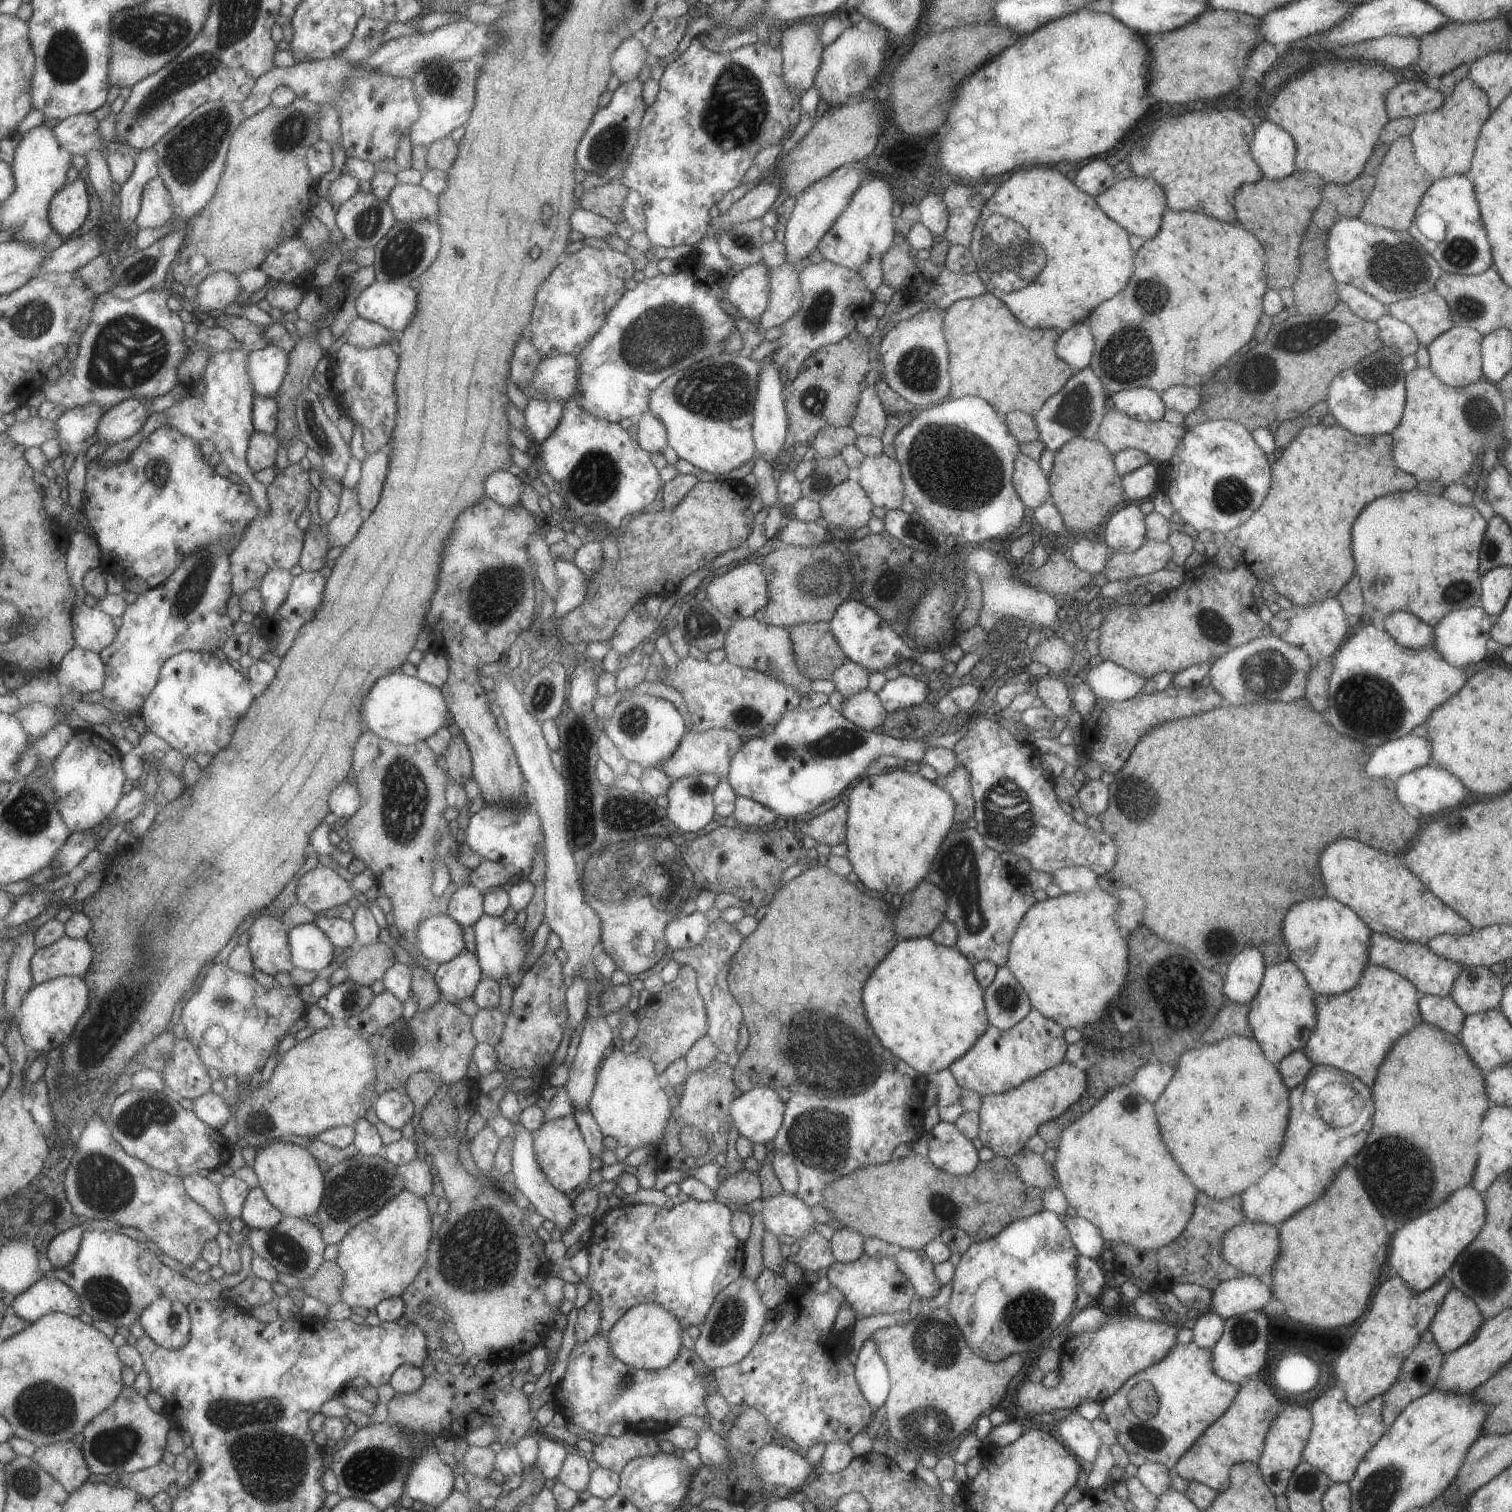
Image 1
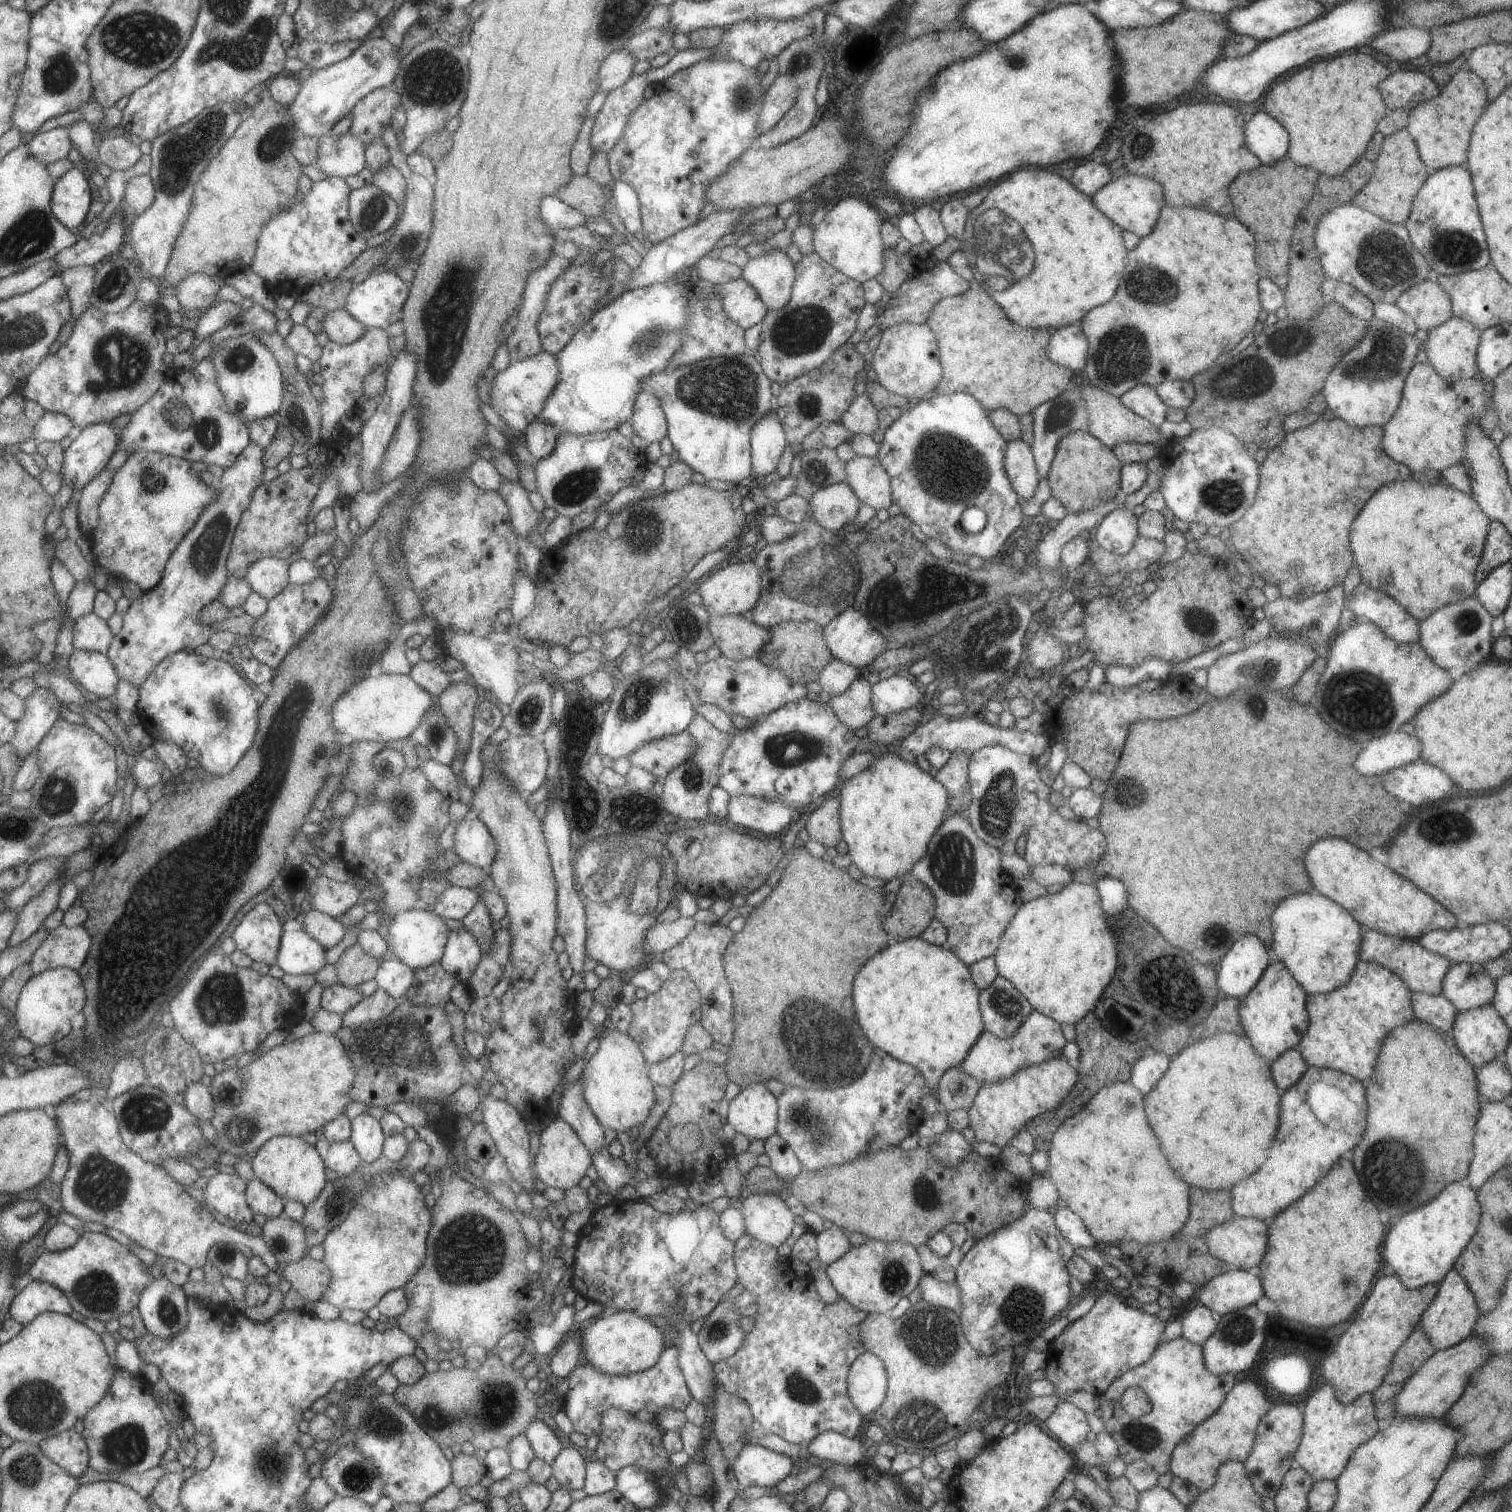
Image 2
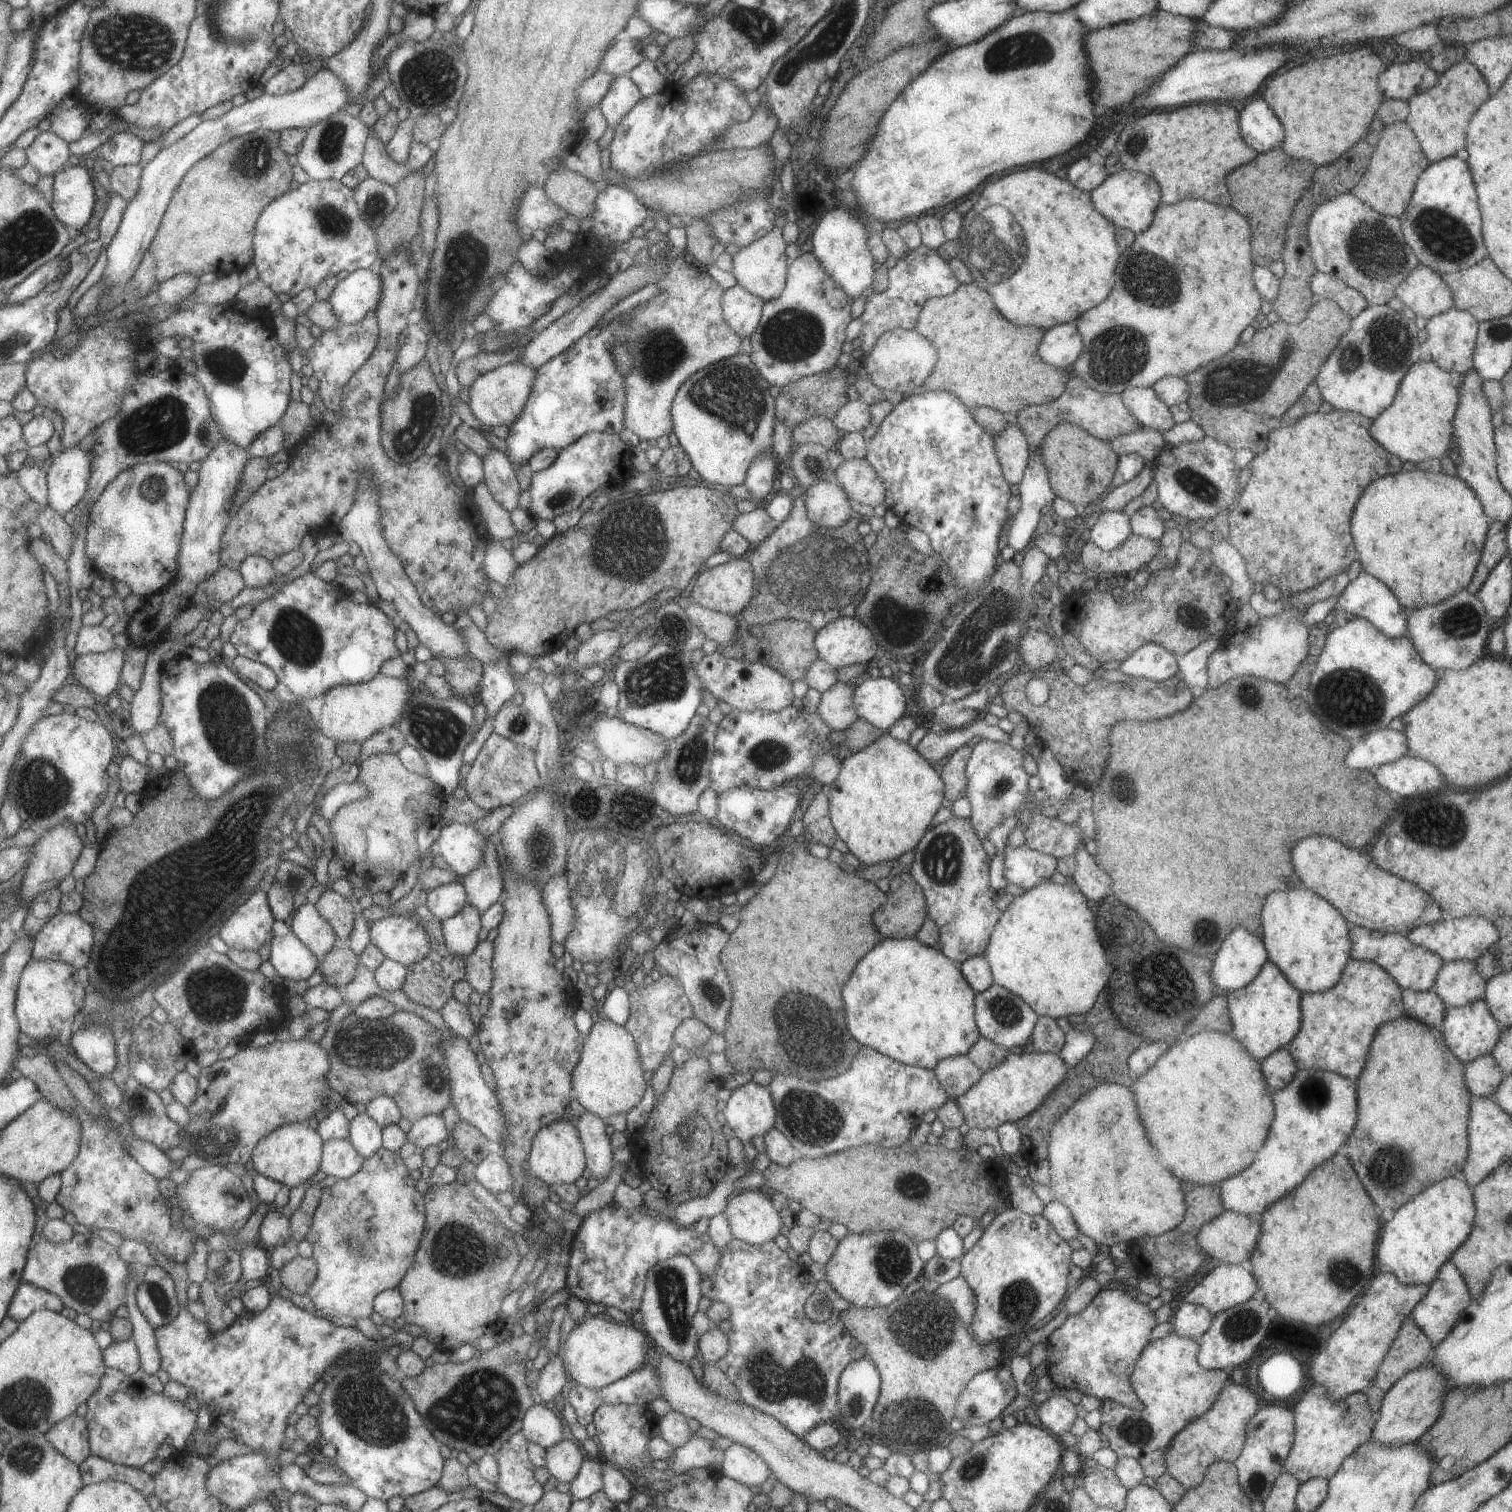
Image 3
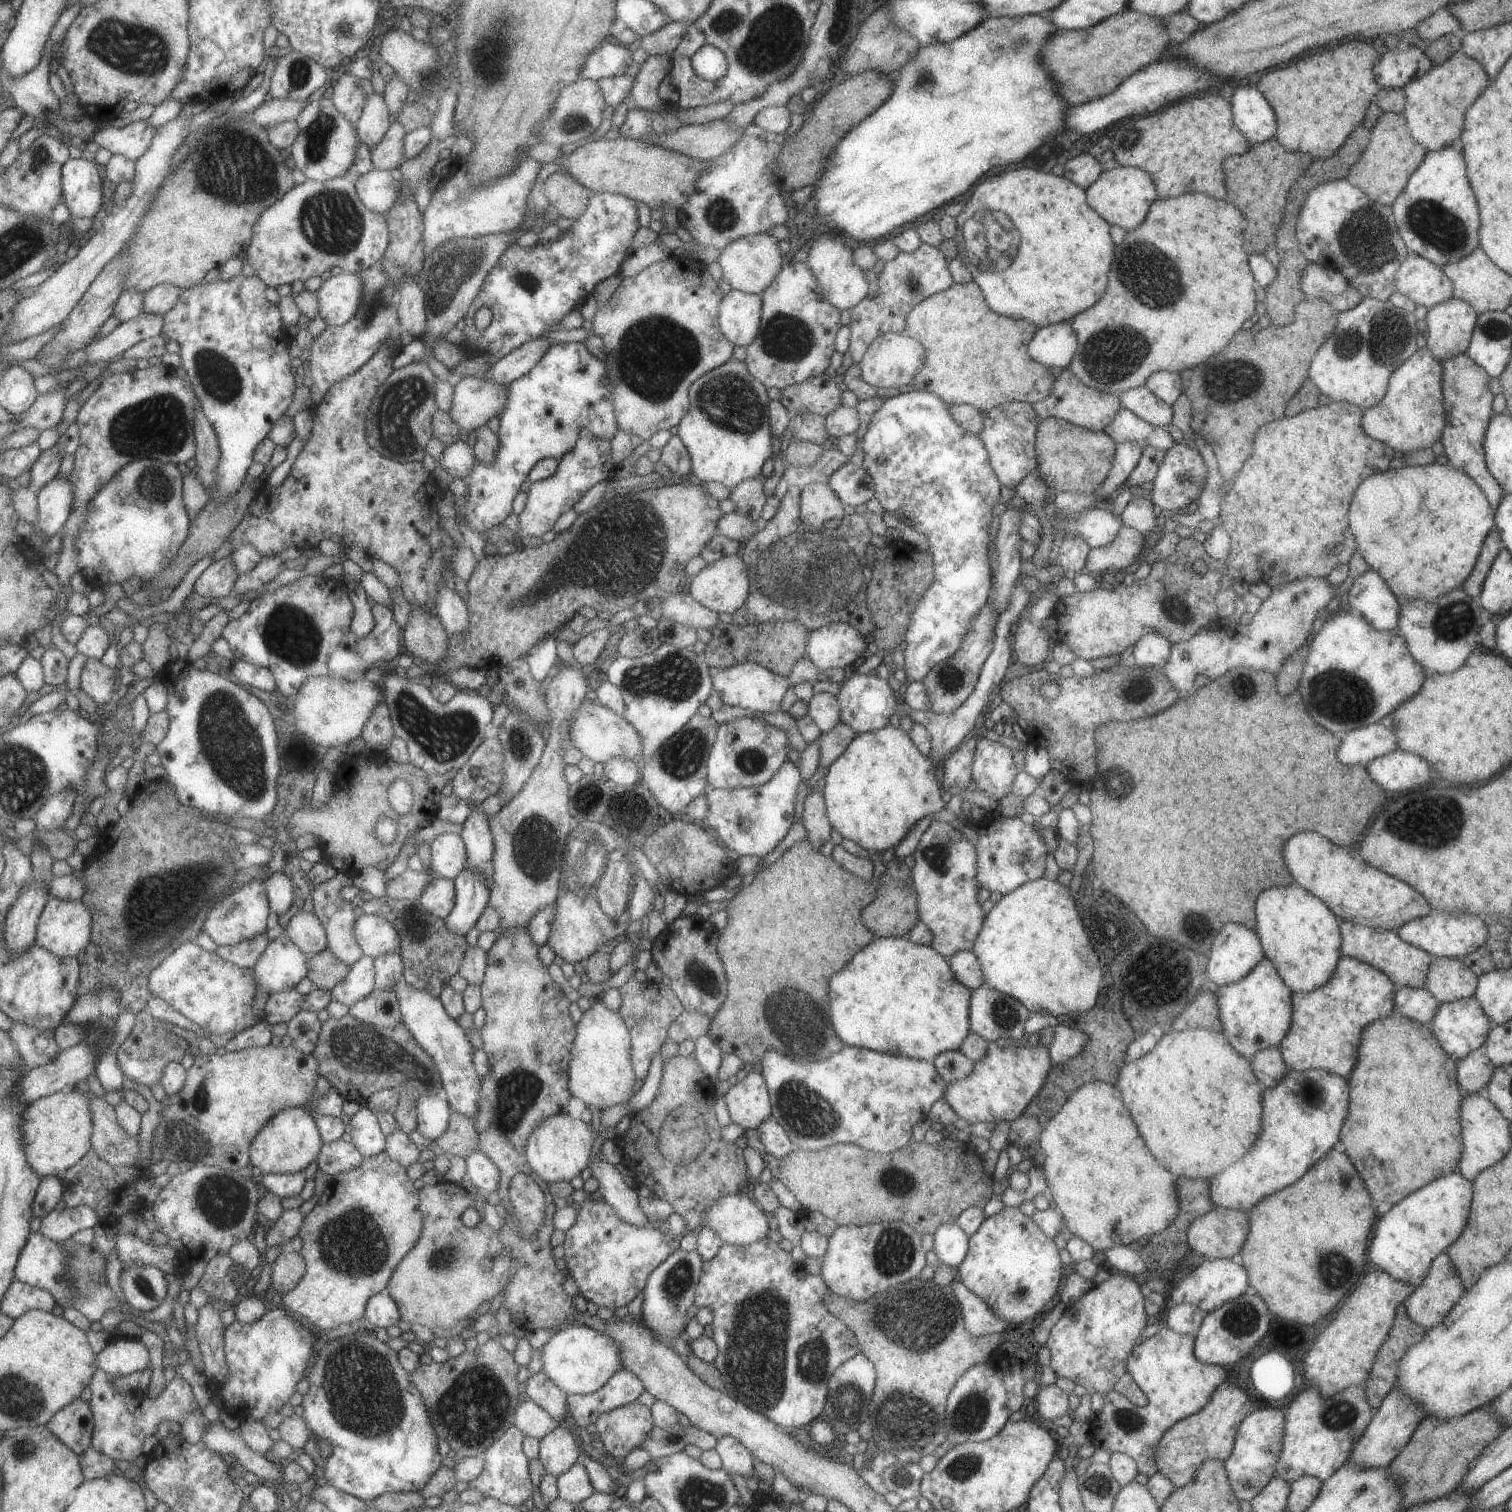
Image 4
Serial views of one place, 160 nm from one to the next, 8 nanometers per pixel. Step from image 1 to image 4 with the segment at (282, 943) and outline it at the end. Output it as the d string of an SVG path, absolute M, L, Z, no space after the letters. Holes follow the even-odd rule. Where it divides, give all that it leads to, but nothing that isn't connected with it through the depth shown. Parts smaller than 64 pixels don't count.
M259 877L249 880L239 888L233 888L219 899L209 910L202 930L219 945L237 945L245 940L252 940L267 932L267 920L271 916L270 902L265 881Z

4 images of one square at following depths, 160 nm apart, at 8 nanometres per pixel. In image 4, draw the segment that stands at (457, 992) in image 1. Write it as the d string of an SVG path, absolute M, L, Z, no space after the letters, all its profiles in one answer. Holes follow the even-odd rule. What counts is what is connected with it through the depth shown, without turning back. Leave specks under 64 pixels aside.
M467 866L452 882L455 901L451 913L444 919L445 926L447 930L451 928L453 934L464 936L488 905L490 890L487 890L487 882Z

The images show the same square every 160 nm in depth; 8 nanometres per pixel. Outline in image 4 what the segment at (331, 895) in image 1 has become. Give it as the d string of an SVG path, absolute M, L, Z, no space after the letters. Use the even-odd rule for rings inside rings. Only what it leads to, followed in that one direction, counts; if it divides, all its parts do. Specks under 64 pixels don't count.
M337 871L336 874L326 882L317 884L311 890L311 900L313 902L314 916L319 920L319 923L323 926L326 935L326 949L343 964L351 966L357 962L362 956L362 952L353 938L353 922L355 922L355 914L353 914L353 907L350 902L343 900L339 891L342 887L352 885L352 877L349 874L345 874L342 871Z

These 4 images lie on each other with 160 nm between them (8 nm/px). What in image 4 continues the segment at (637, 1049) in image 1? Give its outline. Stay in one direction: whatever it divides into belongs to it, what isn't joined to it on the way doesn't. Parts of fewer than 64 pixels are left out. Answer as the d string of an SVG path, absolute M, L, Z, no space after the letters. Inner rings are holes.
M631 977L619 988L621 1006L617 1010L618 1016L623 1020L629 1032L630 1064L633 1074L637 1080L643 1081L647 1076L653 1053L660 1050L661 1045L666 1041L667 1028L669 1024L684 1010L667 983L656 984L653 982L637 982Z

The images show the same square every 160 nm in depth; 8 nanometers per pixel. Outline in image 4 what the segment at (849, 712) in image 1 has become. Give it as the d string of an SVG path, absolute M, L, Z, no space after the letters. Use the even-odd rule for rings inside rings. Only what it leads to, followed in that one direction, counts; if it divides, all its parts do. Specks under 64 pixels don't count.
M814 693L807 703L807 713L821 733L829 732L840 723L840 707L835 695Z

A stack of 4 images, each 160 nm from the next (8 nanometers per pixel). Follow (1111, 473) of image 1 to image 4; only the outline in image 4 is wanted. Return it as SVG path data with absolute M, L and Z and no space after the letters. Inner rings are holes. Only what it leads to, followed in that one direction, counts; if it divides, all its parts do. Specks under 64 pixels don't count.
M1051 417L1041 419L1036 427L1034 441L1036 471L1050 495L1059 492L1094 493L1109 473L1115 444L1104 431L1089 431Z

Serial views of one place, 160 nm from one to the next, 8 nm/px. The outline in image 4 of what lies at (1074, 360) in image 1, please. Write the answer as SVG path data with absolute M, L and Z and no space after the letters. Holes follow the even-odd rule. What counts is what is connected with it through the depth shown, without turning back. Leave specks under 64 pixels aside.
M1070 321L1036 328L1026 350L1031 360L1047 368L1068 369L1077 350L1076 337Z

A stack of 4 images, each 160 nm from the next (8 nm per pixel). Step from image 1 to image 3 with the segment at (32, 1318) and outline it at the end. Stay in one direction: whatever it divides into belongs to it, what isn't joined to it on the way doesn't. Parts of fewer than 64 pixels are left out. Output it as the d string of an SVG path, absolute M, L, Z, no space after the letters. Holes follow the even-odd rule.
M23 1281L10 1306L8 1316L23 1322L39 1309L51 1309L58 1313L67 1307L60 1296L40 1286Z

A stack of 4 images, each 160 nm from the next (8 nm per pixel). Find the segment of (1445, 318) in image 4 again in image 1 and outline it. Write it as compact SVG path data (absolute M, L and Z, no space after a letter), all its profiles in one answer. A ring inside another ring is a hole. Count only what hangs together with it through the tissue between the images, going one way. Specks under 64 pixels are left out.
M1453 326L1448 331L1436 336L1427 346L1430 371L1450 387L1466 387L1483 378L1481 372L1480 342L1482 334L1476 330Z

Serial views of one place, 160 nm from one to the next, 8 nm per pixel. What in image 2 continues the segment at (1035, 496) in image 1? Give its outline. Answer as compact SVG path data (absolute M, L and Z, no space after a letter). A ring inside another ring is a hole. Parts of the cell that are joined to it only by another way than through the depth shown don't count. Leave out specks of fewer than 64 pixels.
M1019 439L1006 442L1004 451L1004 469L1011 488L1022 501L1027 500L1033 496L1040 479L1030 446Z

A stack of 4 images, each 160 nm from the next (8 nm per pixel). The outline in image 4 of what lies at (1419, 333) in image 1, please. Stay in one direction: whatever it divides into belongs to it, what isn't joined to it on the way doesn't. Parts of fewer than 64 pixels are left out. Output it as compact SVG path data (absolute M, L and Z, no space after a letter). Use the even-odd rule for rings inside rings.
M1409 252L1394 274L1395 291L1429 310L1452 297L1452 282L1441 267Z

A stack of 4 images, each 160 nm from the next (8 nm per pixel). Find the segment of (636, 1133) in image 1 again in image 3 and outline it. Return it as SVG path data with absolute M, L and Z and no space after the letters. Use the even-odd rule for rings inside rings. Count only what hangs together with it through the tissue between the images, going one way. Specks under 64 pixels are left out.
M599 1019L590 1026L580 1059L571 1073L573 1099L602 1120L619 1113L627 1114L647 1088L643 1071L635 1041L628 1030L609 1019Z

